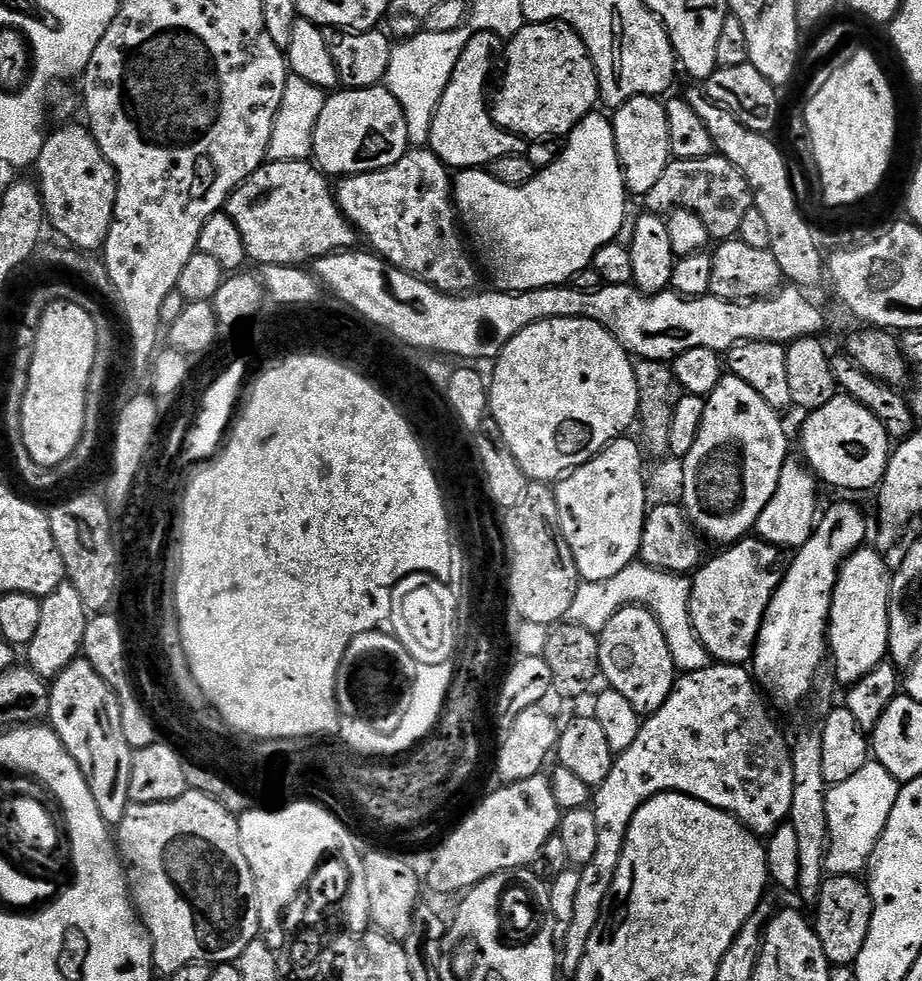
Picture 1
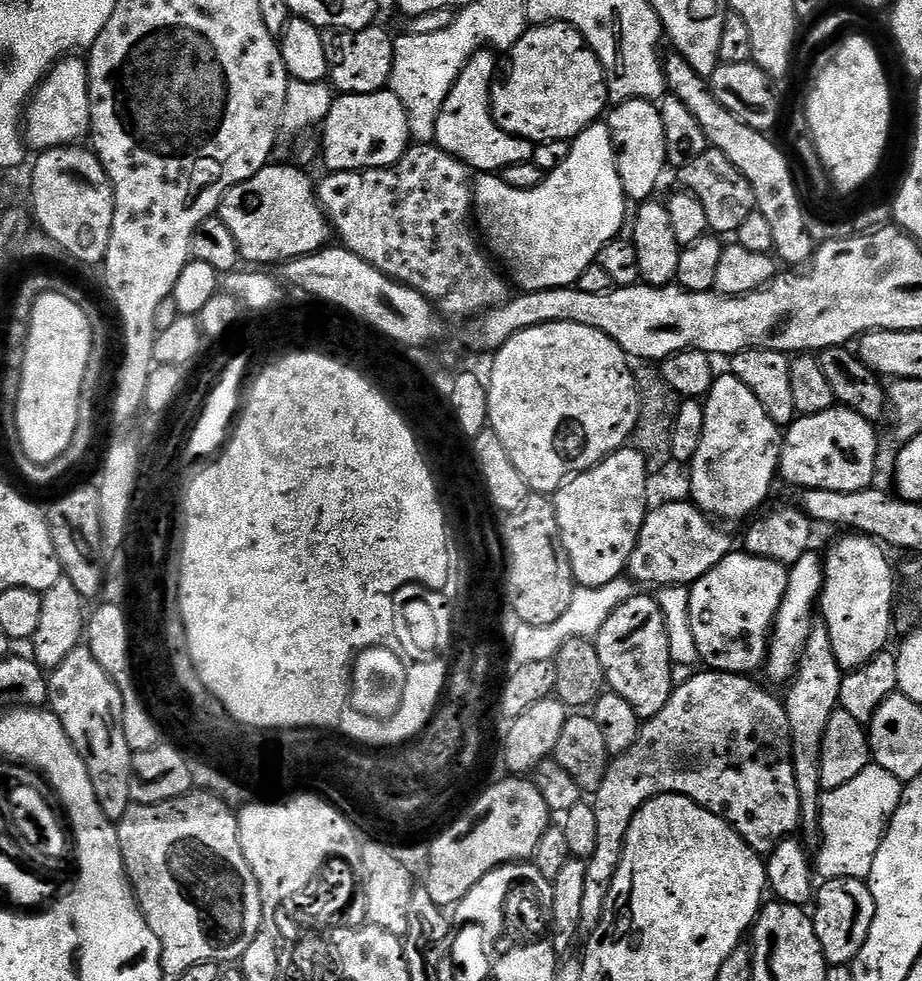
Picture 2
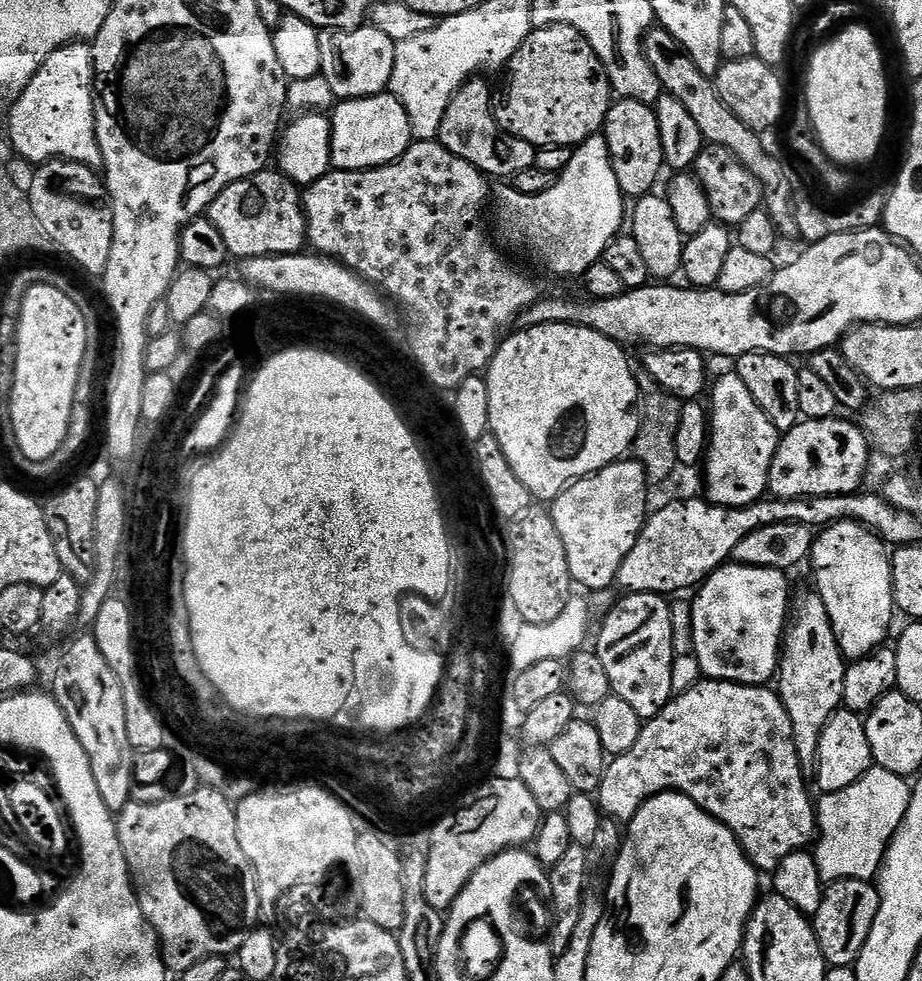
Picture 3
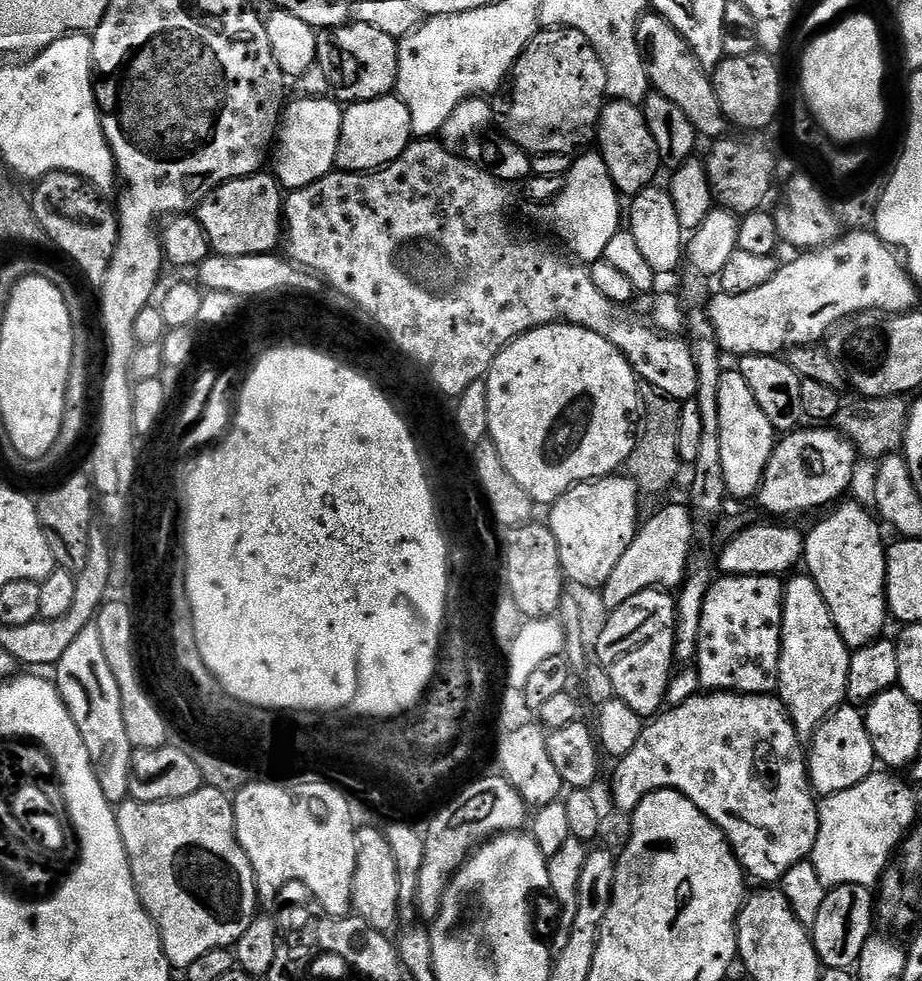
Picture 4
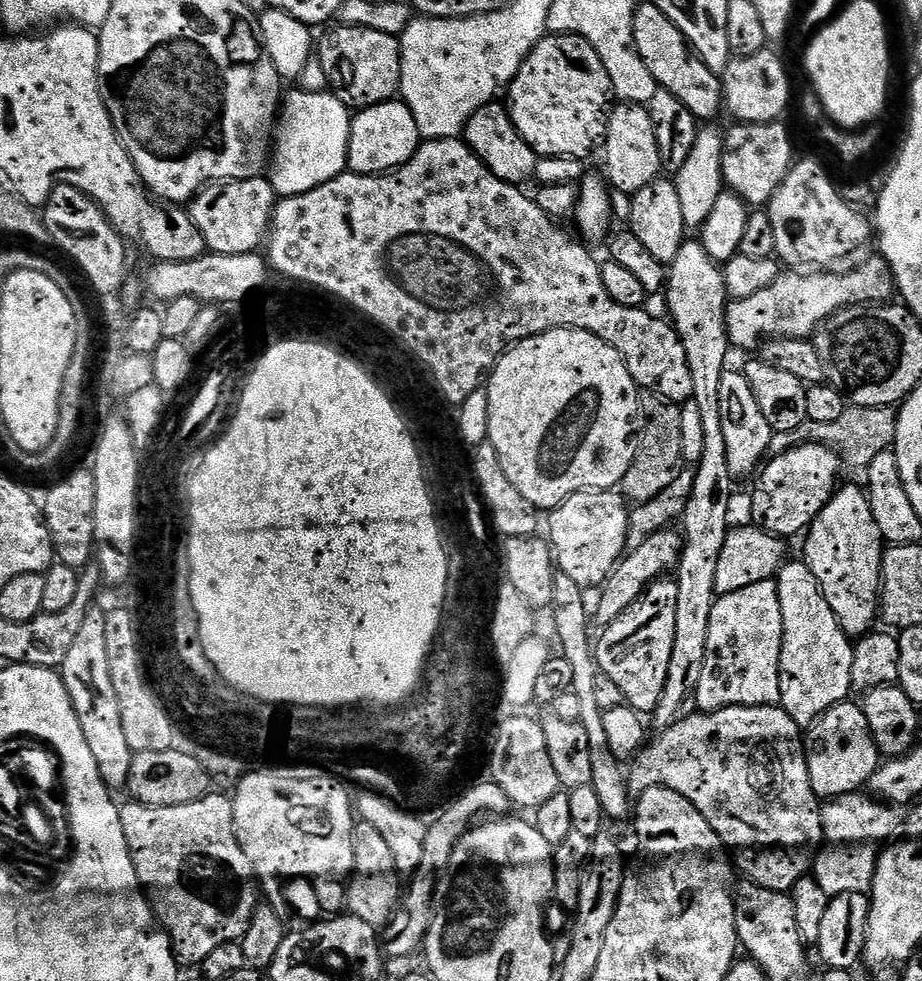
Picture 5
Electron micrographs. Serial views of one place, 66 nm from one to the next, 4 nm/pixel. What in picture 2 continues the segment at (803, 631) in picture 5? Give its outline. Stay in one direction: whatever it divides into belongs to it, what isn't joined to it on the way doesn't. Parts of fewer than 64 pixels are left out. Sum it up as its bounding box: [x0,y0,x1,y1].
[782,622,844,846]

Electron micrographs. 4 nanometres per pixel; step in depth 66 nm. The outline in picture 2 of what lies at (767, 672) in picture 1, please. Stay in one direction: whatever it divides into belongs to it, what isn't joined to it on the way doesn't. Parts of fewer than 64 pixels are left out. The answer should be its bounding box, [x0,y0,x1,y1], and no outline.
[766,551,824,683]

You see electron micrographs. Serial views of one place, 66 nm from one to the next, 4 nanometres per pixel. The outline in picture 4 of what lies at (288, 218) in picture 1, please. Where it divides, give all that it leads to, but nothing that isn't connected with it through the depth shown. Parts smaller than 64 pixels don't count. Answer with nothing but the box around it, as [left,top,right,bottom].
[198,170,286,256]

